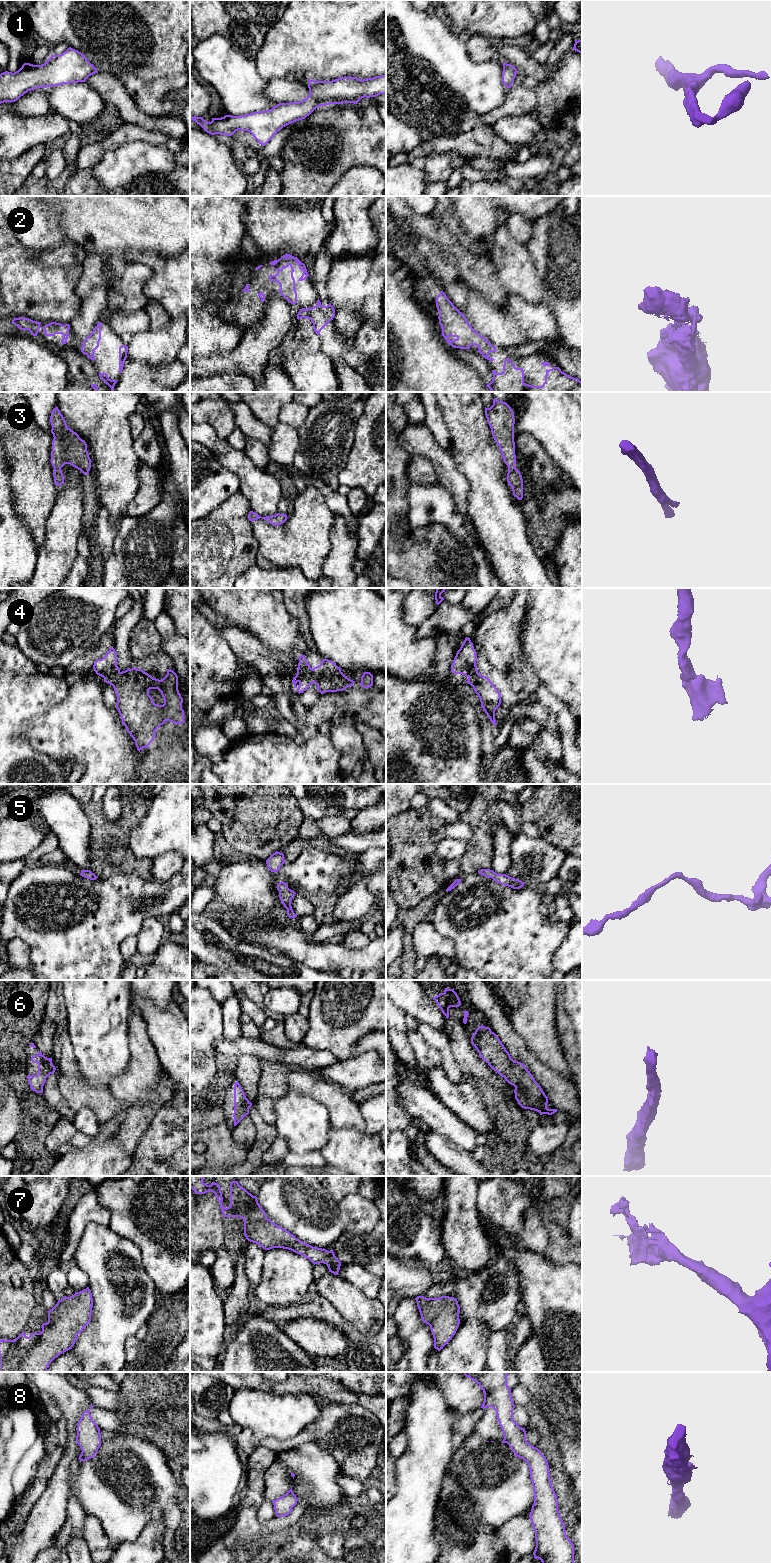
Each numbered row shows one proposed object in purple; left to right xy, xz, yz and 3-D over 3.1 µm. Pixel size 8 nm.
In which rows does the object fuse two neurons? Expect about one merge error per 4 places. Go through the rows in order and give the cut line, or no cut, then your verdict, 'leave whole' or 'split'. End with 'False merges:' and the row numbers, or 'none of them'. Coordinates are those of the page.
1: no cut | leave whole
2: no cut | leave whole
3: no cut | leave whole
4: no cut | leave whole
5: no cut | leave whole
6: no cut | leave whole
7: no cut | leave whole
8: no cut | leave whole
False merges: none of them

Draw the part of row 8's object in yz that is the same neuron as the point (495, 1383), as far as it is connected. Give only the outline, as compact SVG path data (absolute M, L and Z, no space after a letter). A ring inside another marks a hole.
M463 1372L484 1392L481 1408L492 1407L502 1429L504 1439L515 1456L527 1462L534 1491L534 1503L529 1514L536 1547L535 1559L542 1563L574 1563L574 1545L566 1536L565 1523L559 1511L552 1486L549 1465L540 1450L526 1440L526 1431L513 1419L515 1405L507 1385L508 1372Z

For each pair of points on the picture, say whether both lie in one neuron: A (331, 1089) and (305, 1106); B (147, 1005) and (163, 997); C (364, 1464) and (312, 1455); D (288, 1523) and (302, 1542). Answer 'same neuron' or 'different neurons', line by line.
A: different neurons
B: different neurons
C: different neurons
D: same neuron

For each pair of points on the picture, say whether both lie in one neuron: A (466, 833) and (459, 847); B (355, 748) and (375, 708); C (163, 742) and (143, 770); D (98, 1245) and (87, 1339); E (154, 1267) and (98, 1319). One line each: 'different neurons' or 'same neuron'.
A: different neurons
B: different neurons
C: same neuron
D: same neuron
E: different neurons

